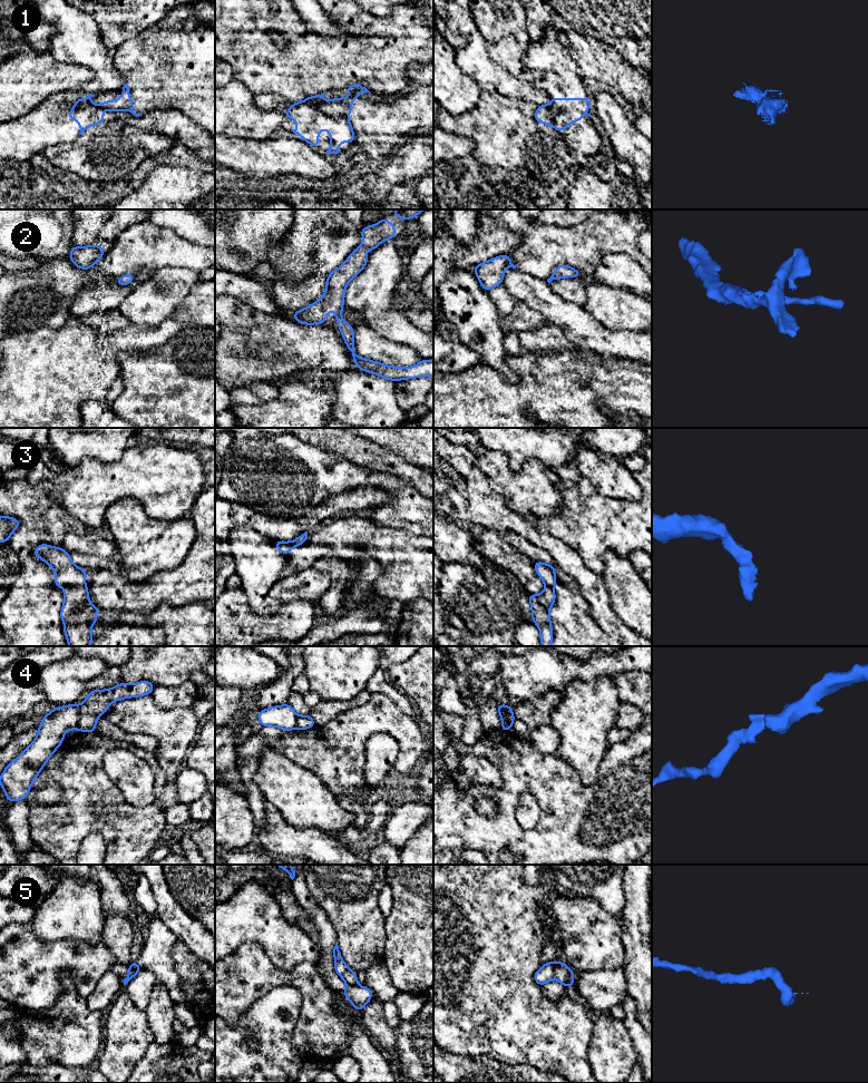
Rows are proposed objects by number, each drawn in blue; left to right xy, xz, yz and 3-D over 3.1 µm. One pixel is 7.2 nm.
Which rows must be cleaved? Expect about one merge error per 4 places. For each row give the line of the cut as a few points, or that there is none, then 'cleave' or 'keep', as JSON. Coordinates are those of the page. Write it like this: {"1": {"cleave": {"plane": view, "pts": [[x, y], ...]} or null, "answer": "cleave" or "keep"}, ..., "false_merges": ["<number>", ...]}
{"1": {"cleave": {"plane": "xz", "pts": [[317, 106], [329, 115], [341, 116], [347, 119]]}, "answer": "cleave"}, "2": {"cleave": null, "answer": "keep"}, "3": {"cleave": null, "answer": "keep"}, "4": {"cleave": {"plane": "xy", "pts": [[79, 706], [78, 728]]}, "answer": "cleave"}, "5": {"cleave": {"plane": "yz", "pts": [[556, 963], [554, 977]]}, "answer": "cleave"}, "false_merges": ["1", "4", "5"]}

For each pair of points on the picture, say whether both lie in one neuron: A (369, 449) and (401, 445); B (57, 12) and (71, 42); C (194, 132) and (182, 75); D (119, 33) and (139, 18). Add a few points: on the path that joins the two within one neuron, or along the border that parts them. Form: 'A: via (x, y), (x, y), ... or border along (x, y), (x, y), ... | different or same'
A: border along (368, 439), (388, 447), (409, 461) | different
B: via (65, 20), (71, 27), (71, 35) | same
C: border along (169, 108), (182, 111), (203, 129) | different
D: via (124, 31), (135, 21) | same

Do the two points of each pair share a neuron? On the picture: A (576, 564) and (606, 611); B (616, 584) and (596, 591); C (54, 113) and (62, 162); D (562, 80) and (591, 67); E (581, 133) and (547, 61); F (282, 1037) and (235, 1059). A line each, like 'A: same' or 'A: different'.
A: same
B: different
C: different
D: different
E: same
F: same

